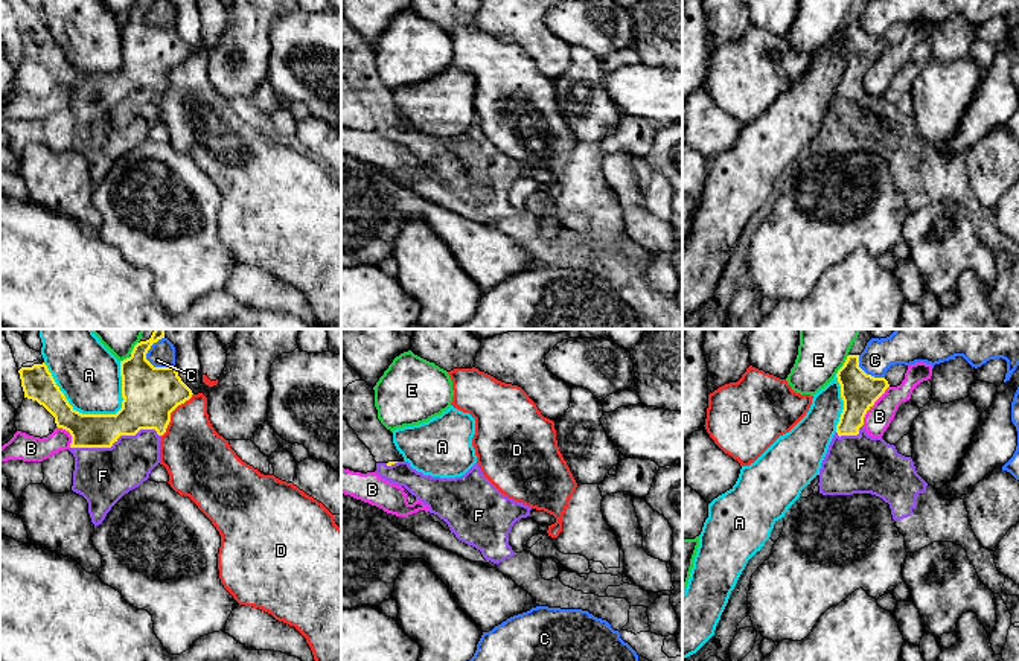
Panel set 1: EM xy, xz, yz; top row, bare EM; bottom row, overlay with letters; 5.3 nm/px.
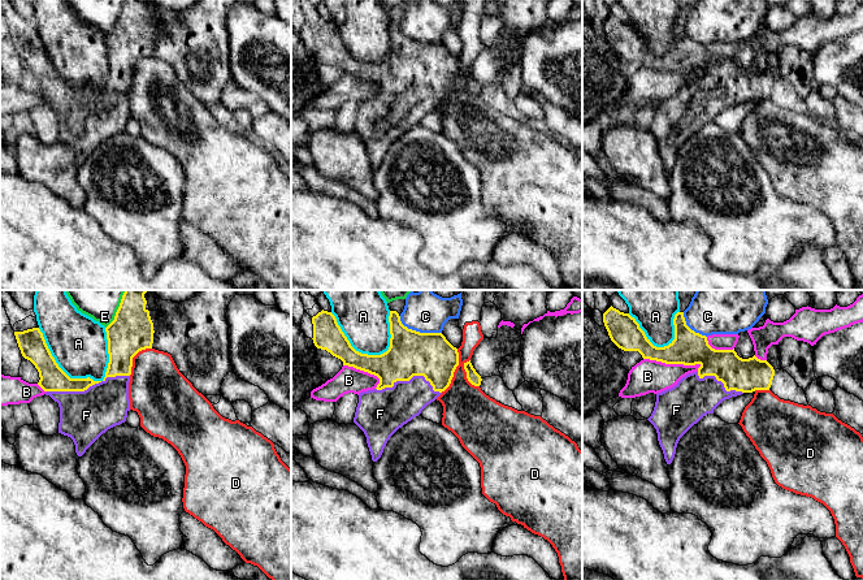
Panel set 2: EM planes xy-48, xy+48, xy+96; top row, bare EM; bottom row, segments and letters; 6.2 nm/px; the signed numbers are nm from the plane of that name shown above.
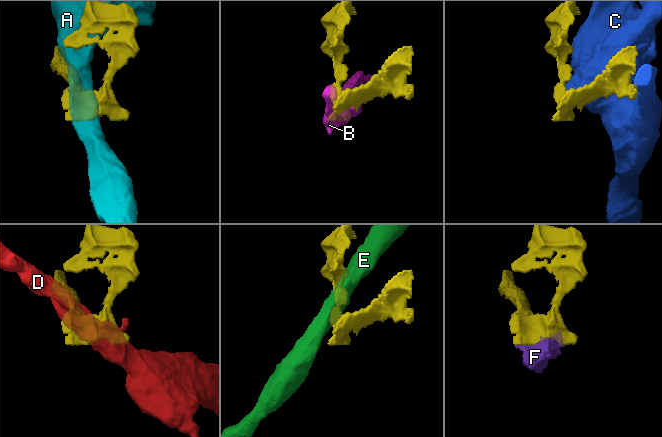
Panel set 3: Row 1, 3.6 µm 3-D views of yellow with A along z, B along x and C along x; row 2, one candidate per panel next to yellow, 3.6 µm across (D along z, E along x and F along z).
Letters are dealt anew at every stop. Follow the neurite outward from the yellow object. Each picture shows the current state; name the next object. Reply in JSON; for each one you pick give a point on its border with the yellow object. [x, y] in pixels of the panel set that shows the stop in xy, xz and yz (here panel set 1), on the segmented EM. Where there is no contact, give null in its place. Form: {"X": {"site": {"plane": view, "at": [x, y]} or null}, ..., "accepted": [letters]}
{"F": {"site": {"plane": "xy", "at": [114, 440]}}, "accepted": ["F"]}

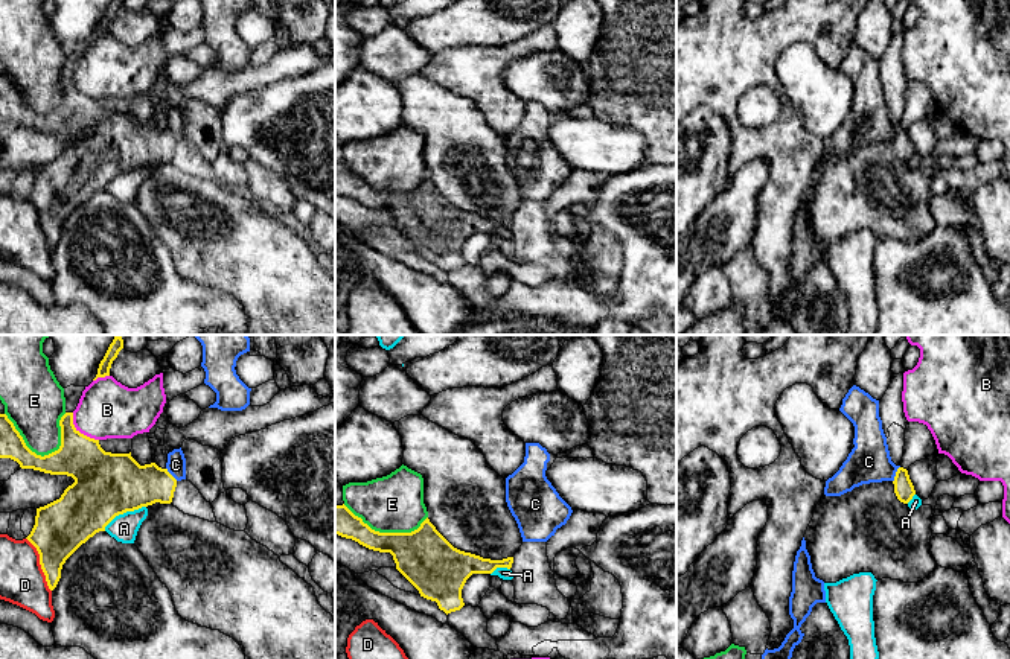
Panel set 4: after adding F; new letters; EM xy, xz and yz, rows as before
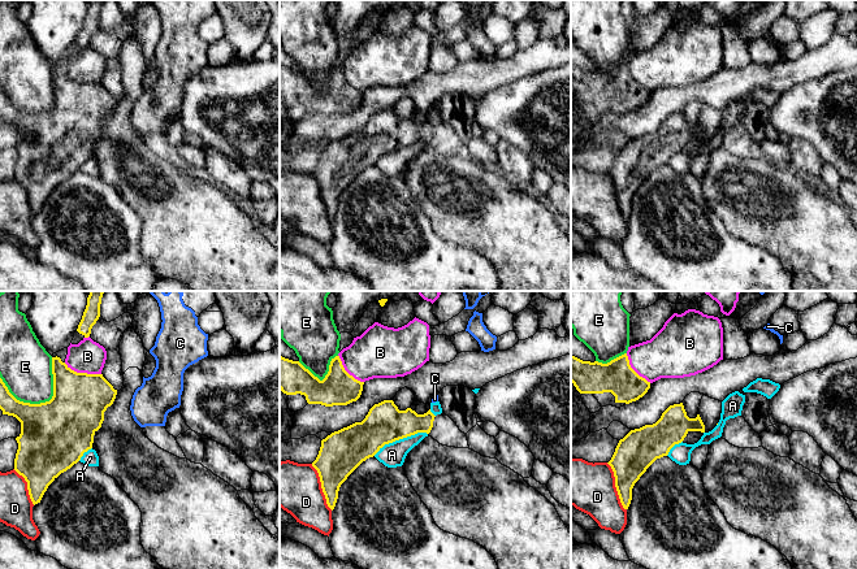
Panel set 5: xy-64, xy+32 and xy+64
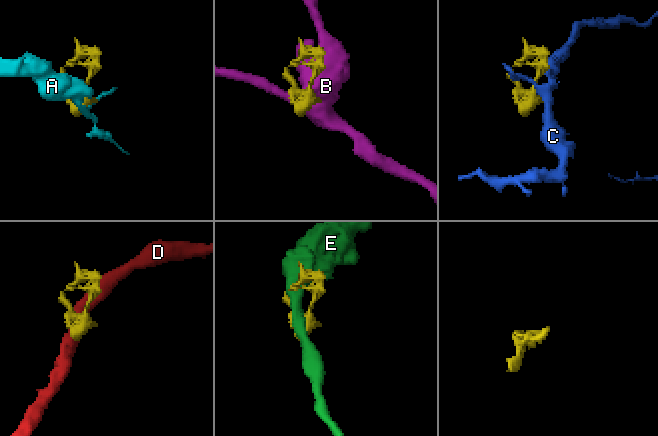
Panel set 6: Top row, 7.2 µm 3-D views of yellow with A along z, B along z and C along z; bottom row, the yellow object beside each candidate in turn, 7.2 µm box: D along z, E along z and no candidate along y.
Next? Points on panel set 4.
{"accepted": []}

